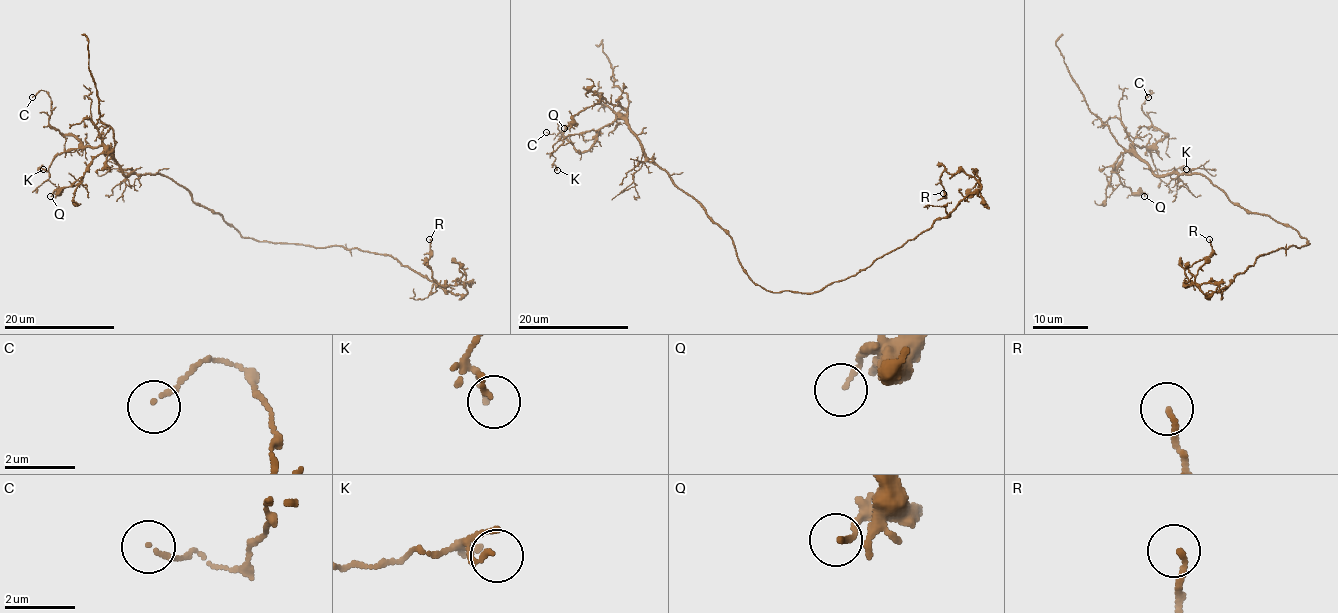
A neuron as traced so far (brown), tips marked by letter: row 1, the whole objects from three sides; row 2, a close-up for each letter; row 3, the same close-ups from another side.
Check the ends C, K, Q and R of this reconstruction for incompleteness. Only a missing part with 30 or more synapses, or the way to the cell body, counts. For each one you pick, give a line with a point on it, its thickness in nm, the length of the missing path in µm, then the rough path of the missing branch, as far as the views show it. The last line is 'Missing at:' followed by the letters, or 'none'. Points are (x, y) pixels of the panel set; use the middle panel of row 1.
Missing at: none

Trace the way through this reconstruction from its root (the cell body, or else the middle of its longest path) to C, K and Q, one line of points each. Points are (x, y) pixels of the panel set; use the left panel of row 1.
C: (236, 230), (170, 179), (125, 174), (103, 145), (59, 132), (49, 123), (50, 96), (32, 97)
K: (236, 230), (162, 174), (125, 174), (103, 145), (60, 152), (46, 170), (38, 170), (43, 169)
Q: (236, 230), (162, 174), (125, 174), (114, 152), (98, 154), (78, 183), (50, 196)

